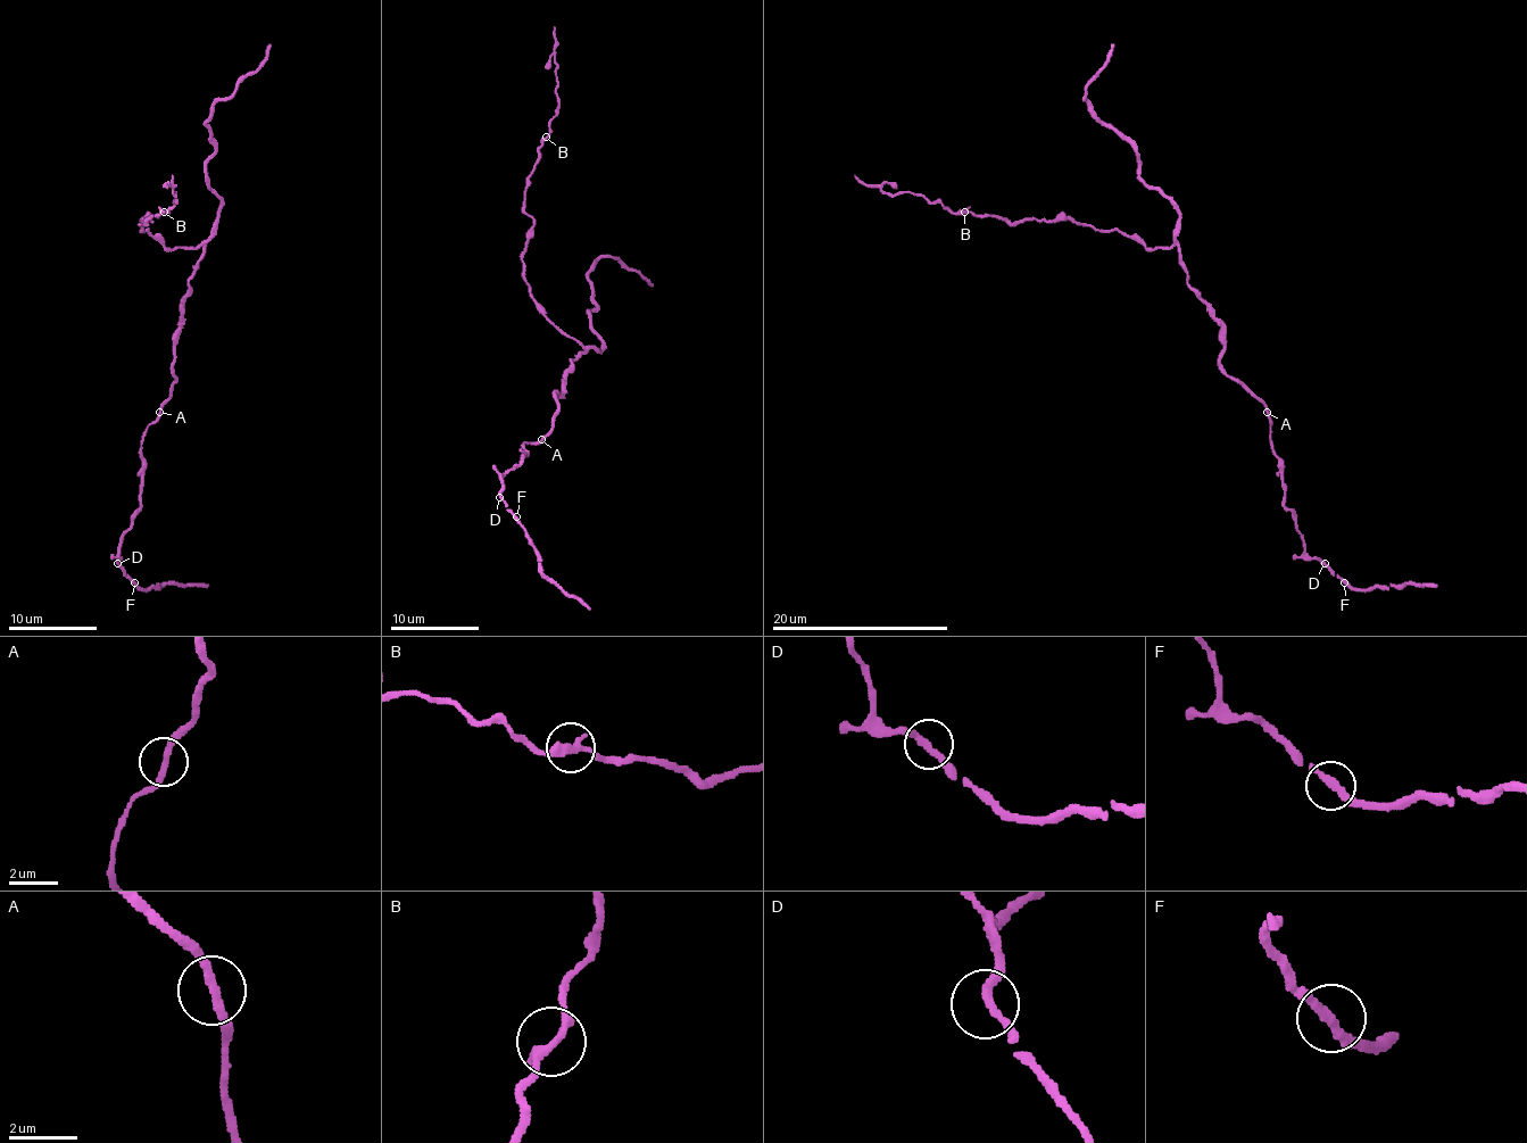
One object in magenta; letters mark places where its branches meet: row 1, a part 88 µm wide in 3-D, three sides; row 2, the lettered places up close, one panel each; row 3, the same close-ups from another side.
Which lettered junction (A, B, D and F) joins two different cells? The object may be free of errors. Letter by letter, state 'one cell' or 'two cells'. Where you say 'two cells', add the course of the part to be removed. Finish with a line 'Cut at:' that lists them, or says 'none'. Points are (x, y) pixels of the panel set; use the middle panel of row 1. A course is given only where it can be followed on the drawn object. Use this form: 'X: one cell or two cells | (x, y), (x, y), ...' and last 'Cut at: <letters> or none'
A: one cell
B: one cell
D: one cell
F: one cell
Cut at: none

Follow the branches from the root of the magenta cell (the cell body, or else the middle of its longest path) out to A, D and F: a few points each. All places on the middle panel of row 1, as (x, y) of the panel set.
A: (565, 383), (563, 390), (554, 395), (554, 425), (541, 439)
D: (565, 383), (563, 390), (554, 395), (554, 425), (539, 441), (523, 444), (523, 457), (501, 477), (499, 497)
F: (565, 383), (554, 395), (554, 425), (539, 441), (525, 441), (523, 457), (501, 477), (501, 499), (516, 516)

